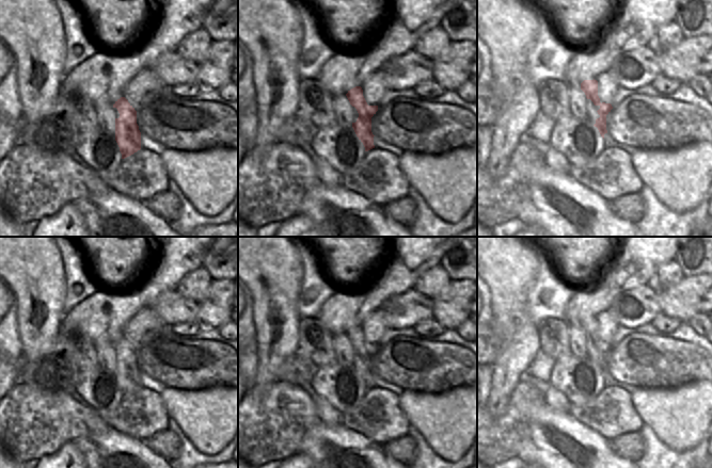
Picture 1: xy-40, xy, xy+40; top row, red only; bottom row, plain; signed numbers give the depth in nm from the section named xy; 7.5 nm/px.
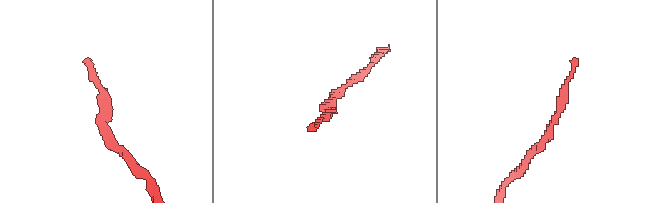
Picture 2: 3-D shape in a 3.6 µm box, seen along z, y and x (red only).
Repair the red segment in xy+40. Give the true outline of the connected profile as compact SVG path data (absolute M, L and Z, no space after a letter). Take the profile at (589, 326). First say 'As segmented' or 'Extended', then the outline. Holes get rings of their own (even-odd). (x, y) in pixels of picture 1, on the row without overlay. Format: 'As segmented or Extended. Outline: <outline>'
As segmented. Outline: M584 319L581 322L581 328L585 332L587 338L590 338L595 344L600 345L597 350L600 356L596 358L596 362L594 365L598 367L601 375L604 377L604 373L607 372L606 354L611 351L613 345L611 342L600 341L597 319Z

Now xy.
As segmented. Outline: M355 325L346 333L350 343L354 345L359 352L355 361L352 361L352 367L363 382L365 390L375 387L374 373L371 371L371 356L378 350L378 344L368 344L361 325Z

